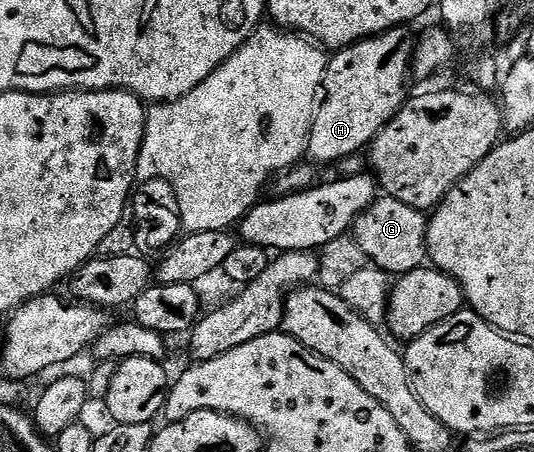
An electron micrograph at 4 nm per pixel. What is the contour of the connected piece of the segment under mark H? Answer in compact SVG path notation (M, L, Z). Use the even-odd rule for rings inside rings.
M405 27L388 29L386 33L357 41L353 45L346 45L329 57L323 92L320 94L319 104L313 115L313 130L309 133L307 157L314 166L333 165L336 161L355 156L361 148L362 152L373 144L381 128L403 108L407 100L405 80L410 80L411 77L415 48L415 37L412 37L407 30Z

